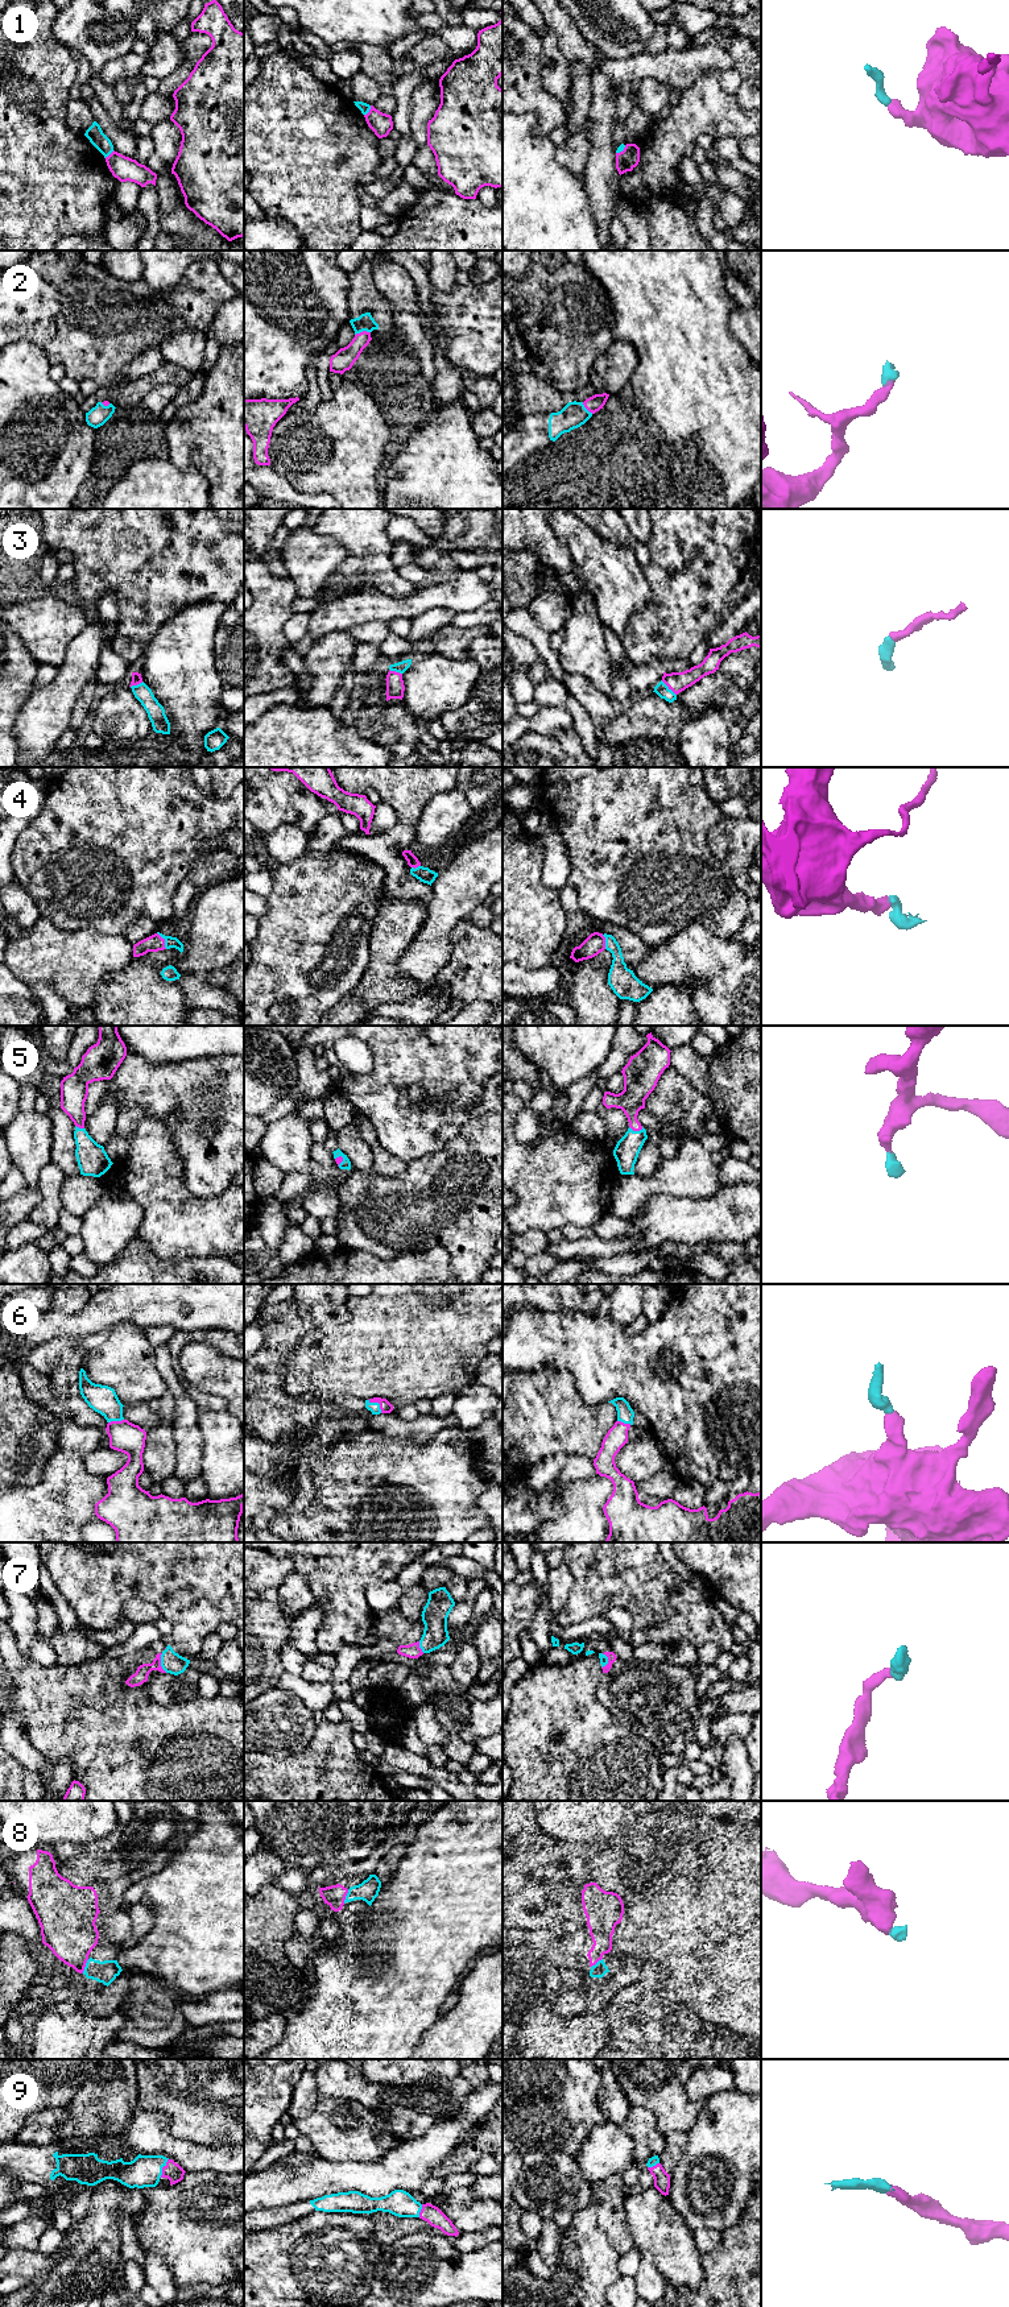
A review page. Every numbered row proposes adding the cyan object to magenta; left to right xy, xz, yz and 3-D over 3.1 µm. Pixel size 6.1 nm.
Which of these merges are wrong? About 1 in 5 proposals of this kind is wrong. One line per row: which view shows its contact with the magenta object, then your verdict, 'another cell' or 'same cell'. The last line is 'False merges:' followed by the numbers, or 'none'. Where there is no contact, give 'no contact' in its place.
1: meets magenta in xz; another cell
2: meets magenta in xz; same cell
3: meets magenta in yz; same cell
4: meets magenta in xy; same cell
5: meets magenta in yz; same cell
6: meets magenta in xz; same cell
7: meets magenta in xy; same cell
8: meets magenta in xy; same cell
9: meets magenta in xy; same cell
False merges: 1

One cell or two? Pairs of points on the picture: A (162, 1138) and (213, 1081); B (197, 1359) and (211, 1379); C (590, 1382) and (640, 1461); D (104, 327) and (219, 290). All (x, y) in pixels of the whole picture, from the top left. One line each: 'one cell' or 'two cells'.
A: two cells
B: one cell
C: two cells
D: one cell

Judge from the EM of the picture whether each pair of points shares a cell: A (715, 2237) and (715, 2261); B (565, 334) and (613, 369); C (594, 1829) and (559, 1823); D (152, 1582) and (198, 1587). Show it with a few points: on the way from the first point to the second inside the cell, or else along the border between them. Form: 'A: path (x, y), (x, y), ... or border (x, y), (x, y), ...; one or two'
A: border (723, 2232), (722, 2240), (703, 2256); two
B: border (615, 340), (598, 356), (592, 369); two
C: path (586, 1827), (567, 1823); one
D: path (164, 1582), (186, 1582); one

